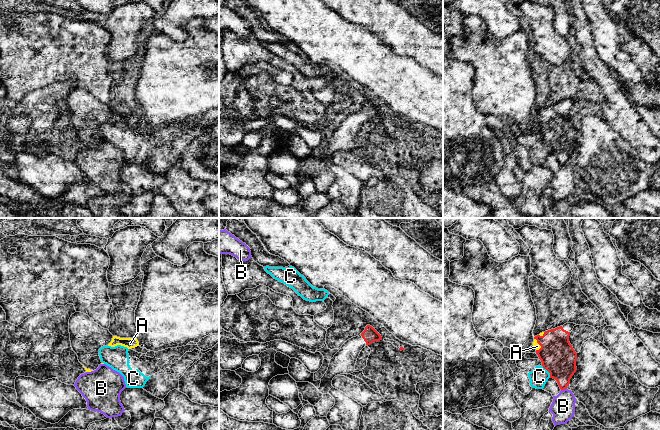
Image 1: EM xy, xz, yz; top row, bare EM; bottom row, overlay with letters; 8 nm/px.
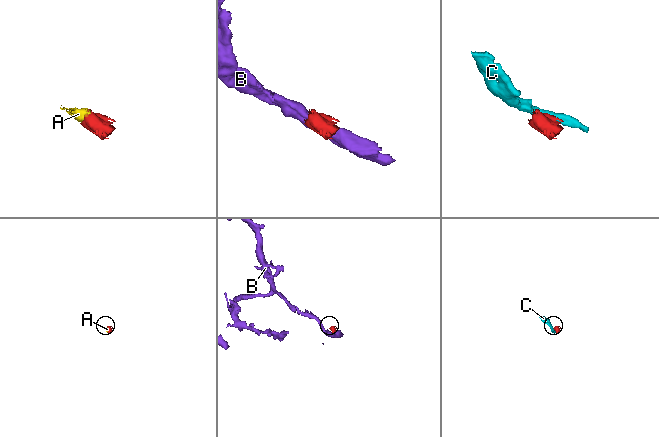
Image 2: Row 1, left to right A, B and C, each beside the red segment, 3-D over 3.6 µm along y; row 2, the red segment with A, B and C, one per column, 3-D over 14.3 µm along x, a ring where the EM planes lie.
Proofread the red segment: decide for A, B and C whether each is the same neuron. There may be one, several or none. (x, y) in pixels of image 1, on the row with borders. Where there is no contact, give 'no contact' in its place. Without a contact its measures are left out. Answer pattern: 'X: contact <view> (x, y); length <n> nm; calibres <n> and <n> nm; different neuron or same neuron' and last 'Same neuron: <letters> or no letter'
A: contact yz (538, 343); length 110 nm; calibres 280 and 50 nm; same neuron
B: contact yz (563, 389); length 50 nm; calibres 280 and 190 nm; different neuron
C: contact yz (547, 370); length 120 nm; calibres 280 and 150 nm; different neuron
Same neuron: A

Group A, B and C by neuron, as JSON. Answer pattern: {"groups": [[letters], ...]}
{"groups": [["A"], ["B"], ["C"]]}

